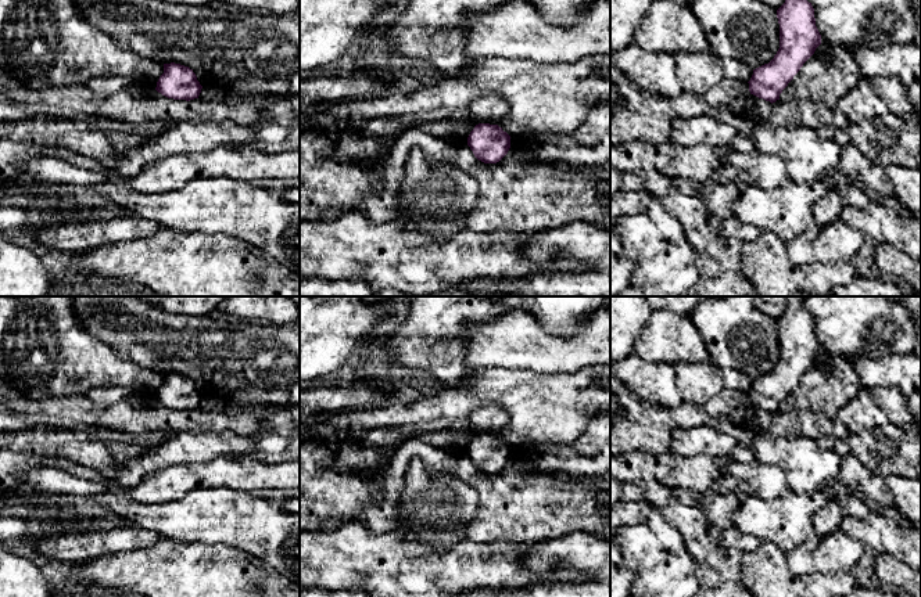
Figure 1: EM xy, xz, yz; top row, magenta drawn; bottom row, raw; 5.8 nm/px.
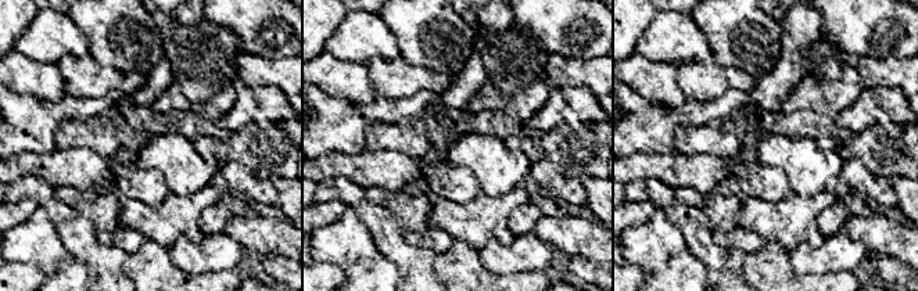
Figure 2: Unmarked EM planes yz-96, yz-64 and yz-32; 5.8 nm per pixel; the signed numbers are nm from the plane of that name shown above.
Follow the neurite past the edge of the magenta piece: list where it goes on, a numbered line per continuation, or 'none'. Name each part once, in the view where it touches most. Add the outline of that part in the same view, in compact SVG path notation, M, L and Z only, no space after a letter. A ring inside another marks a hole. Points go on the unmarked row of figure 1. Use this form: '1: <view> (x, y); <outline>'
1: xz (491, 419); M487 404L469 417L470 425L480 434L497 435L508 424L508 414L499 404Z

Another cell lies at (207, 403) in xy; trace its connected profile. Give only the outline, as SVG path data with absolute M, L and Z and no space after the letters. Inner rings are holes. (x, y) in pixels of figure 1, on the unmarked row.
M203 396L198 409L201 409L201 410L211 410L211 411L223 411L223 410L229 409L229 404L225 400L221 400L221 399Z

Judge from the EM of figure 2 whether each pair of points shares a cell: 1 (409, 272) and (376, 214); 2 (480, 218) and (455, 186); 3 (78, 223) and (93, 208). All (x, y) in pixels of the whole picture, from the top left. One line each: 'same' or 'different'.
1: same
2: different
3: different

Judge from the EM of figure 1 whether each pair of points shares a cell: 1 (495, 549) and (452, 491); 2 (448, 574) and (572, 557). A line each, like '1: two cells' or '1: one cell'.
1: two cells
2: two cells

